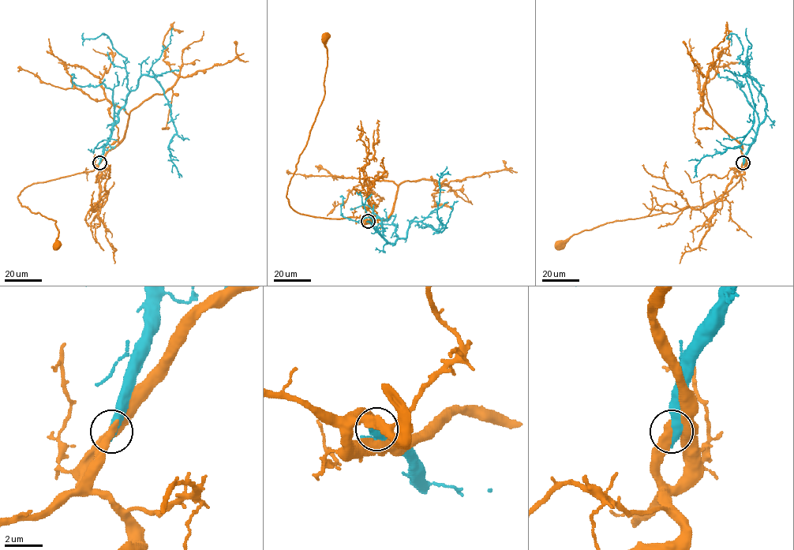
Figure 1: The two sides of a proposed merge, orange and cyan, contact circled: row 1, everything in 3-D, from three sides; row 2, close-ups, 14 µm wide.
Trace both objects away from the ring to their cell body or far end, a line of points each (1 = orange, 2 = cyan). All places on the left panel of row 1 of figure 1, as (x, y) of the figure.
1: (99, 162), (91, 171), (31, 184), (17, 196), (22, 206), (55, 221), (58, 230), (56, 246)
2: (99, 162), (125, 97), (142, 75), (148, 75), (159, 84), (170, 110), (176, 132), (168, 147), (179, 177)

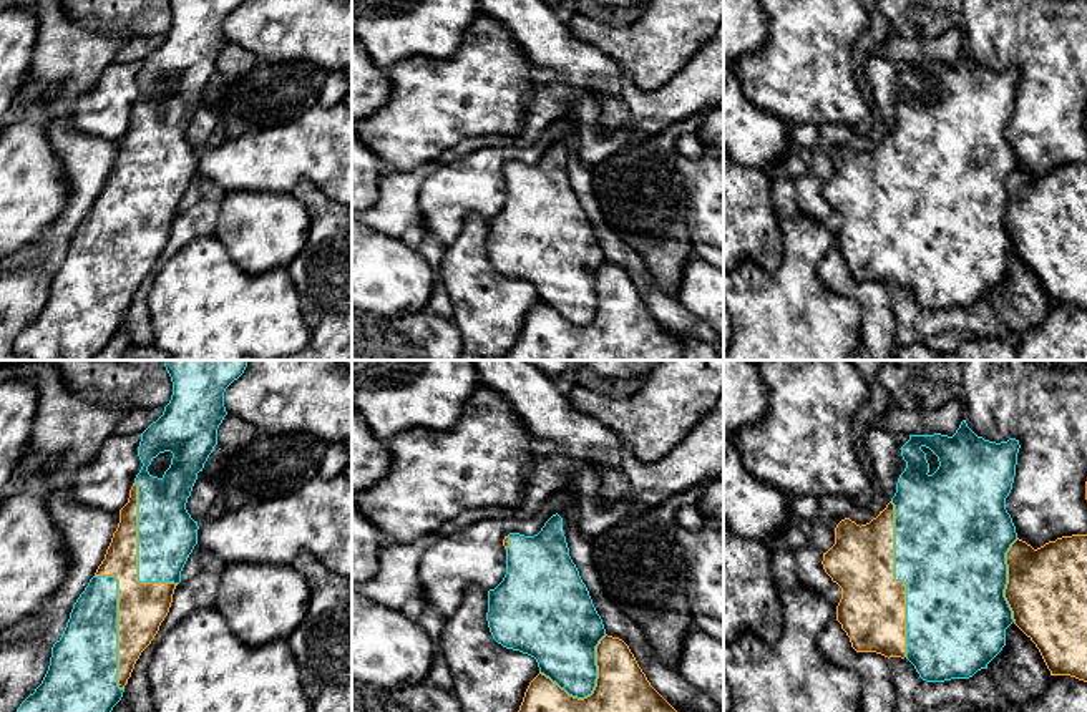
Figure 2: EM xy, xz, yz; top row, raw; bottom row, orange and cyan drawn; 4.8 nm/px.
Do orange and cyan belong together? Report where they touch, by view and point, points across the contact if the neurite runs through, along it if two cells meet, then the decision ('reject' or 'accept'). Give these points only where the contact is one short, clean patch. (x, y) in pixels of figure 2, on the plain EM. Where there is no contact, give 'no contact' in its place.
contact yz (898, 209); accept

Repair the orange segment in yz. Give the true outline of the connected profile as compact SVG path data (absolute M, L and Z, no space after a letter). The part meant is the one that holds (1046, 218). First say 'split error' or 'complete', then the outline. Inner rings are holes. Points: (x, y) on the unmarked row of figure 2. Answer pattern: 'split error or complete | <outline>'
split error | M961 50L953 65L934 63L909 63L909 68L901 75L901 85L906 90L904 100L896 111L896 121L891 129L876 146L866 153L856 153L850 146L841 148L835 156L835 173L823 181L823 198L841 216L841 227L836 234L836 249L850 266L851 276L856 280L876 280L885 285L908 287L919 305L926 310L944 310L951 307L969 307L977 299L987 297L987 292L1006 274L1006 257L1014 251L1039 277L1050 304L1070 304L1087 310L1087 163L1062 164L1034 178L1031 173L1017 166L1016 154L1006 138L1006 126L1009 124L1016 105L1019 68L989 70L977 65L966 51ZM923 75L929 76L939 90L938 98L931 103L926 81Z

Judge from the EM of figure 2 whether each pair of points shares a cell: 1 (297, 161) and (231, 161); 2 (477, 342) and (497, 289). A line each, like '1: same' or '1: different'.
1: same
2: same

